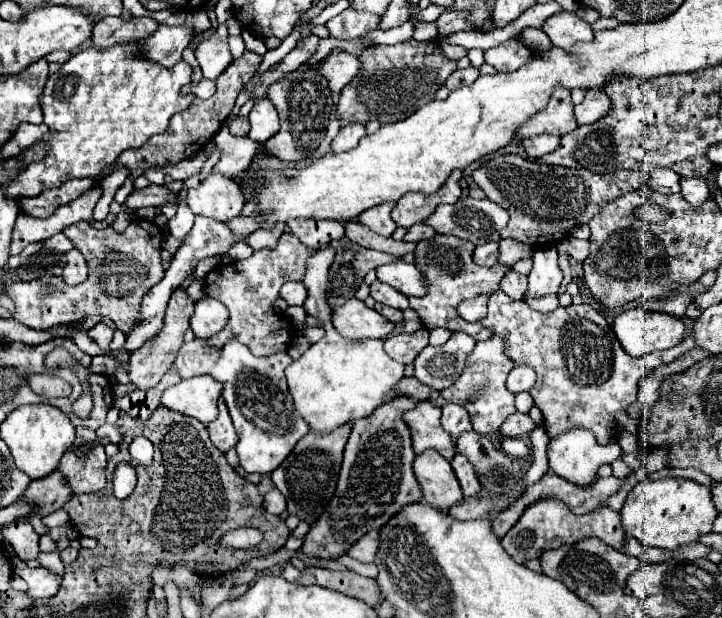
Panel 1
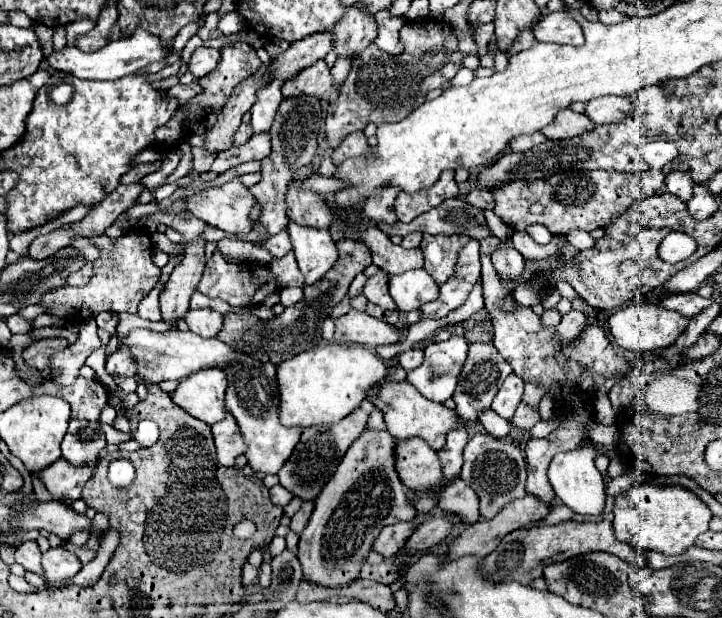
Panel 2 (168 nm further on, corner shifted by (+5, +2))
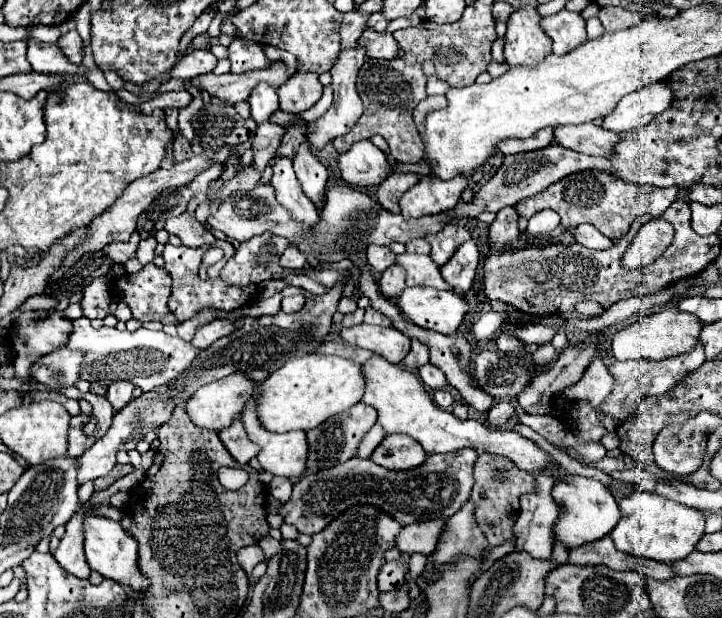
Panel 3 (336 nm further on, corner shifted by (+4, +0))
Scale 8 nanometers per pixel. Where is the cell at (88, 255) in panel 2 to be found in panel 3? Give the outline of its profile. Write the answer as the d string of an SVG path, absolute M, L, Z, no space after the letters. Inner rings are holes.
M137 230L133 232L131 240L127 242L117 242L117 244L109 244L103 248L103 252L115 260L117 264L125 264L129 258L133 258L137 254L137 244L139 244L140 237Z

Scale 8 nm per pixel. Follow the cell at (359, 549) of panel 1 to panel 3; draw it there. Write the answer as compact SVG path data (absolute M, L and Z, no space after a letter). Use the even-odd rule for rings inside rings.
M427 520L427 522L417 522L401 528L401 534L397 536L397 548L405 554L431 554L437 548L437 542L443 534L445 520Z

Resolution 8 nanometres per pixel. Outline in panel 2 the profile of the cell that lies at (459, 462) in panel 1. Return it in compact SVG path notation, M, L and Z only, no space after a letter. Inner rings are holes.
M460 476L454 478L448 486L444 486L438 506L440 506L444 512L458 514L458 516L460 516L464 522L468 522L468 524L480 520L476 492L474 492Z

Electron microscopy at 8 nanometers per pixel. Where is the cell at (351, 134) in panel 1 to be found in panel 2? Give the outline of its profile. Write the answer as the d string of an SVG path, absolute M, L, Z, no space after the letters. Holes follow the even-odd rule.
M352 132L352 134L348 134L348 136L340 142L340 146L332 152L332 160L334 160L334 164L338 166L344 158L358 156L358 154L362 154L364 150L368 150L368 140L366 140L364 132Z

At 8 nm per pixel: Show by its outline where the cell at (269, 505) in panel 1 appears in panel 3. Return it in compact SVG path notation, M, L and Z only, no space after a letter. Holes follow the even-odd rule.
M273 476L273 480L269 482L269 494L271 494L275 500L279 500L281 504L283 504L285 500L289 500L291 488L293 488L293 484L289 482L289 478L283 478L283 476Z

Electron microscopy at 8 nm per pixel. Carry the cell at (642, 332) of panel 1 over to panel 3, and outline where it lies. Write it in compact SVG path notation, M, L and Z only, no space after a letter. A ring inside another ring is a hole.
M663 310L657 314L651 314L623 330L619 330L613 336L613 356L617 360L665 360L675 358L681 354L691 352L697 346L699 332L703 328L703 322L687 312L675 312L675 310Z

